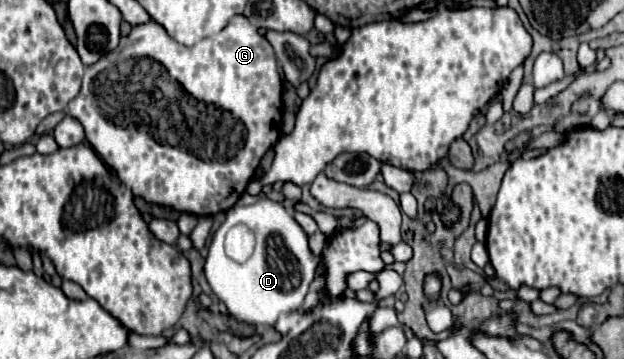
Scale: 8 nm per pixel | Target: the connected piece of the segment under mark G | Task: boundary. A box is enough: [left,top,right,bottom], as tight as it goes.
[69,16,283,216]

